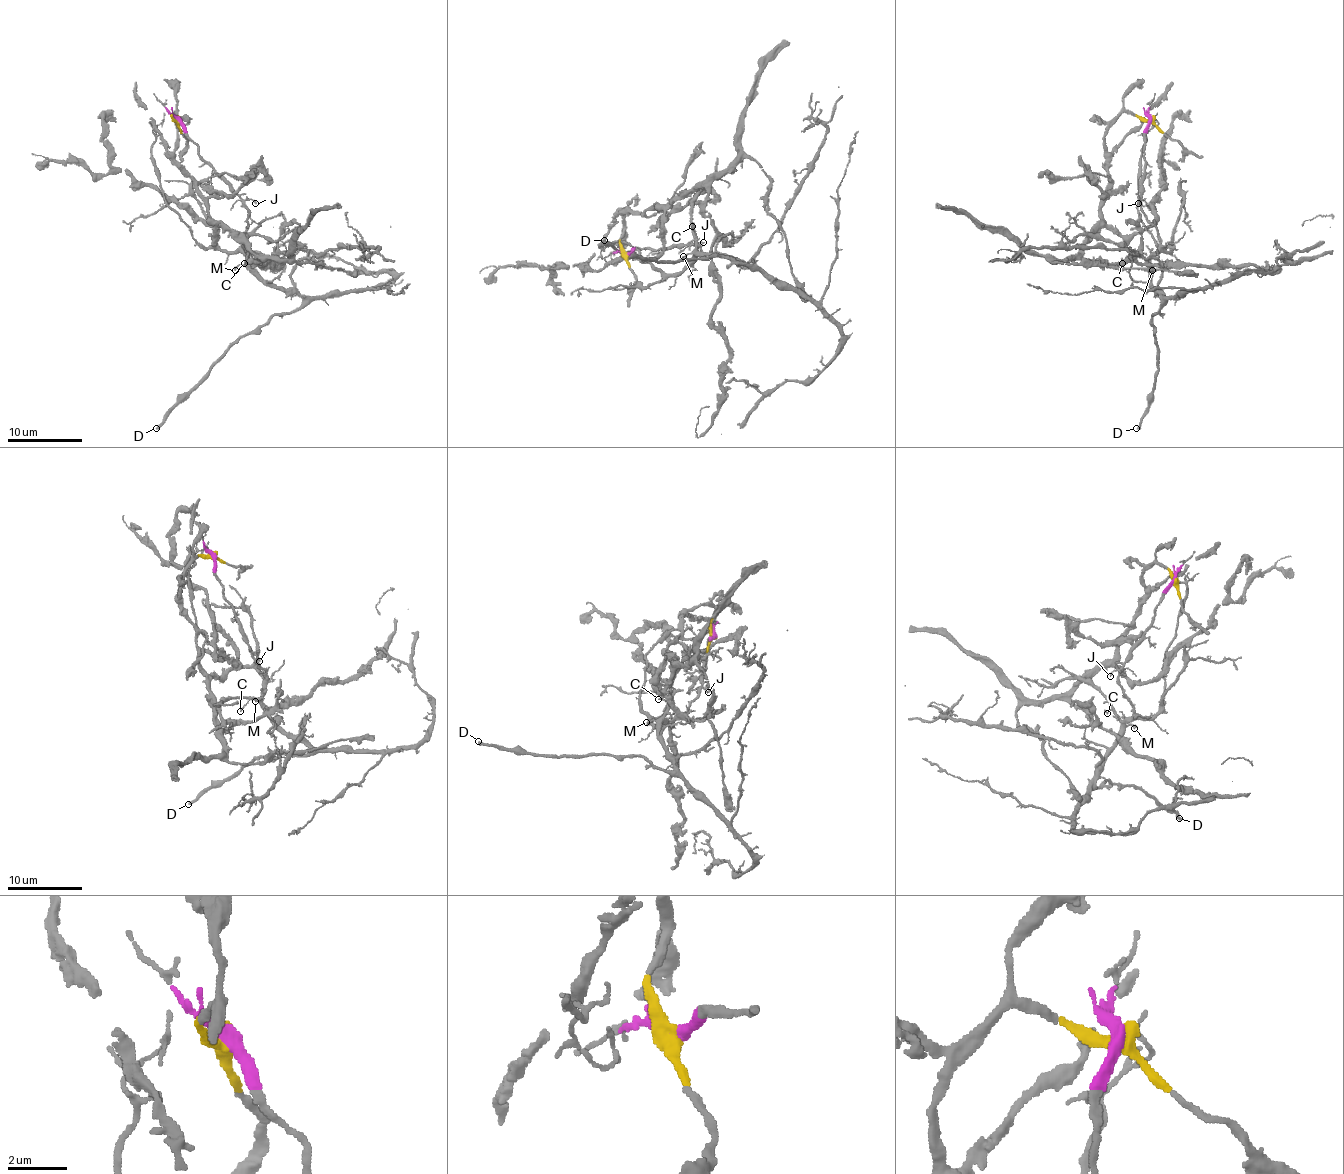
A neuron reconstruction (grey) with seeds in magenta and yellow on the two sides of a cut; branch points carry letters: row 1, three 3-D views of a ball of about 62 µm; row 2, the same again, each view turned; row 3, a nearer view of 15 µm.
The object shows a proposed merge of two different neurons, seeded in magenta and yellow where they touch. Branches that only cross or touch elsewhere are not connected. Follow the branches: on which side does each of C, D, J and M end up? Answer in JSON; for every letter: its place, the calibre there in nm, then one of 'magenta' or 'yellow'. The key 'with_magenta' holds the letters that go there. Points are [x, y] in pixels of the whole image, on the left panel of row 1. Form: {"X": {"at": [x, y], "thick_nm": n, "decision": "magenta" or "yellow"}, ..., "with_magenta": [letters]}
{"C": {"at": [244, 263], "thick_nm": 160, "decision": "magenta"}, "D": {"at": [156, 428], "thick_nm": 280, "decision": "magenta"}, "J": {"at": [255, 203], "thick_nm": 120, "decision": "magenta"}, "M": {"at": [235, 270], "thick_nm": 170, "decision": "magenta"}, "with_magenta": ["C", "D", "J", "M"]}

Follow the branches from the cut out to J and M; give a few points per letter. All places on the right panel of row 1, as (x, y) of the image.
J: (1151, 118), (1145, 135), (1145, 178), (1138, 204)
M: (1151, 118), (1145, 135), (1142, 206), (1145, 219), (1158, 236), (1158, 252), (1151, 262), (1153, 271)

